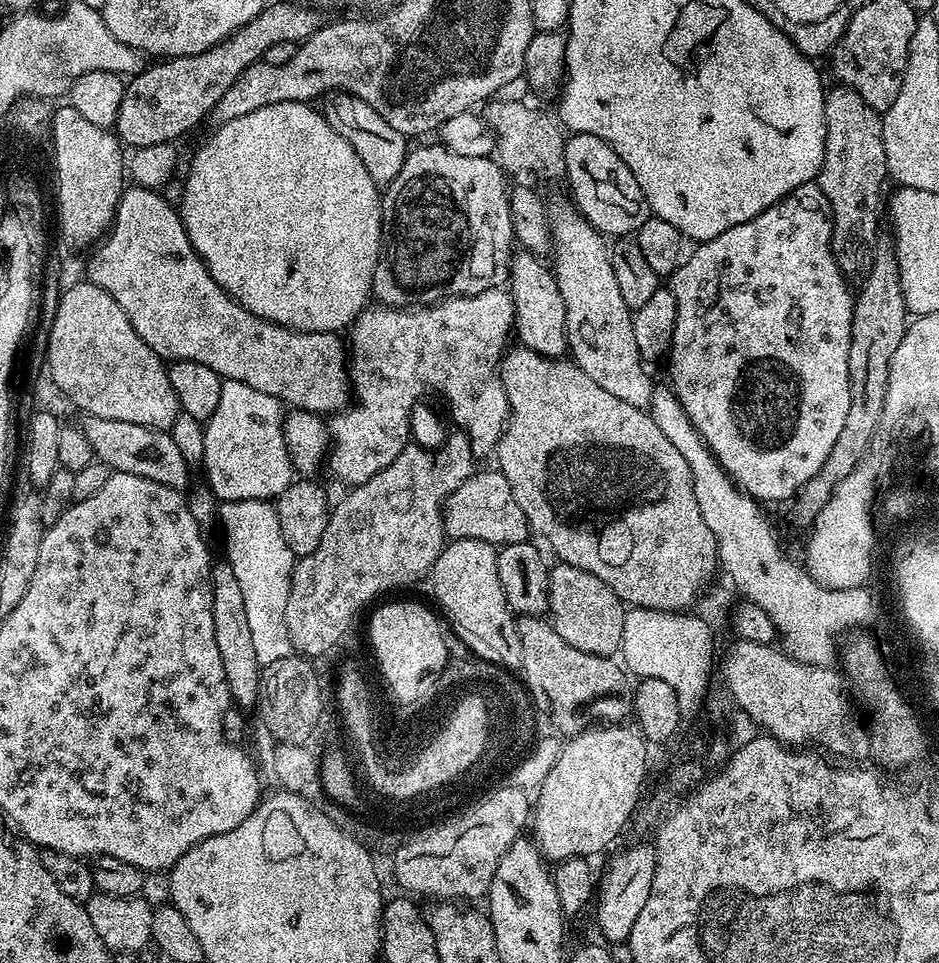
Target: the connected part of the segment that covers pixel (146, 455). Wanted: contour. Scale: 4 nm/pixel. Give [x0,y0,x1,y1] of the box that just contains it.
[78,415,190,490]

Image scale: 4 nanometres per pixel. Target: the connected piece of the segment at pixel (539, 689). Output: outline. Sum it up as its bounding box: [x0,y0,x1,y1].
[516,615,630,738]

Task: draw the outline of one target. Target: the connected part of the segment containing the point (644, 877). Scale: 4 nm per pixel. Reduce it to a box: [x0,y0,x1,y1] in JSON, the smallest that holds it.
[594,843,656,945]

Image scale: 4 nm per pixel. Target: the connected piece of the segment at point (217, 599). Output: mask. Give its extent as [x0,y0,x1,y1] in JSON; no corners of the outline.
[212,558,262,709]

